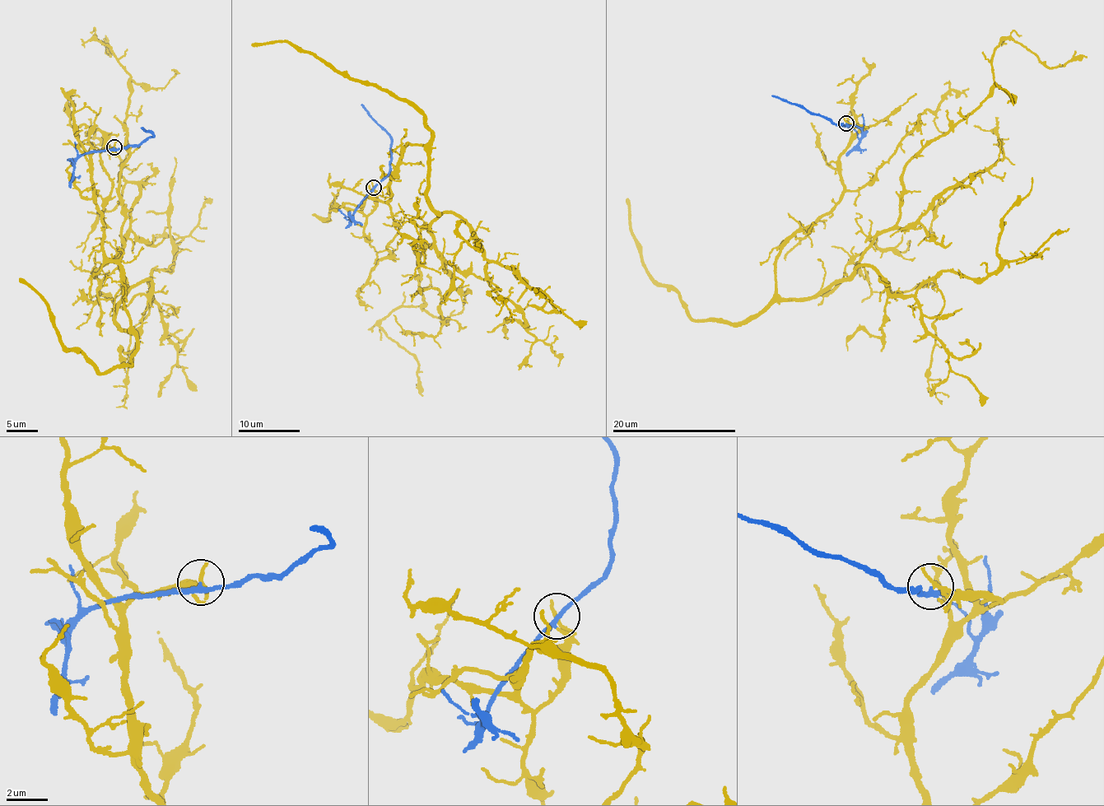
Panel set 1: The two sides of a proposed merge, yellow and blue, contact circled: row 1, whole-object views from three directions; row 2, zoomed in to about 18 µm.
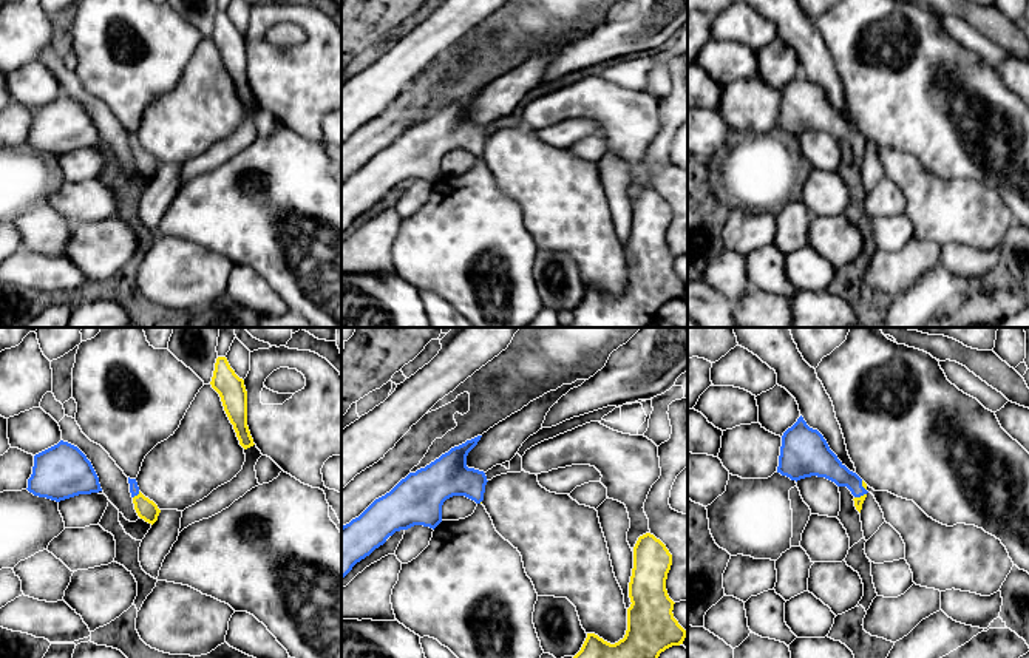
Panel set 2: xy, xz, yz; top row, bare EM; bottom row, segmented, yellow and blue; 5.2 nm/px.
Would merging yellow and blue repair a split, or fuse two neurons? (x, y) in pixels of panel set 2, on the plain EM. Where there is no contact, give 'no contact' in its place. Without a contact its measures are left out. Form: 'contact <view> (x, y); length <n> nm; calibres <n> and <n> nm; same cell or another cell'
contact xy (138, 149); length 50 nm; calibres 110 and 50 nm; another cell

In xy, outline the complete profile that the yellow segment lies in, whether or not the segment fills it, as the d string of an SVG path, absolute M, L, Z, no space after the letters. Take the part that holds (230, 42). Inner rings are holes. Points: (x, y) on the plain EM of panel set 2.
M226 11L216 12L210 39L221 51L239 99L244 103L253 100L255 97L247 80L247 45L244 34L235 28Z

